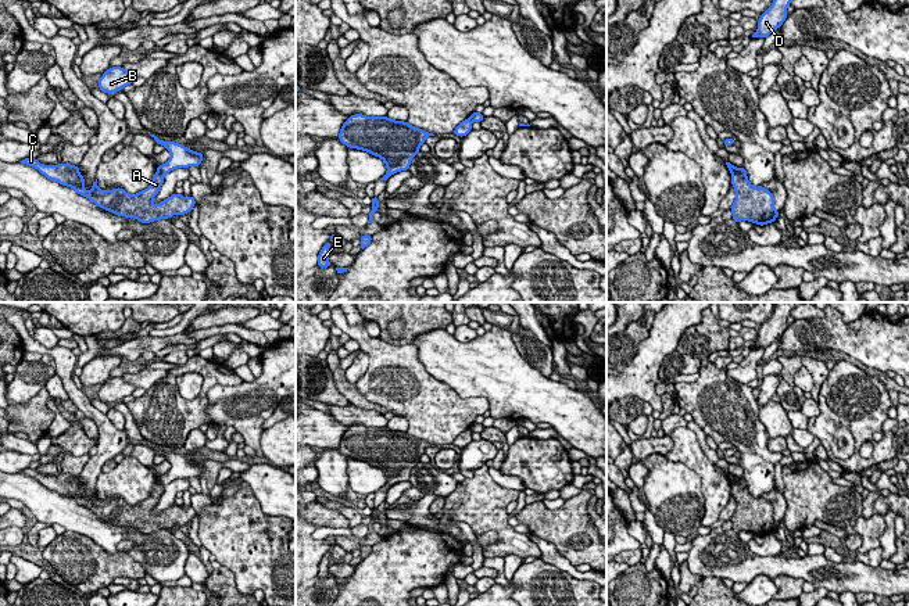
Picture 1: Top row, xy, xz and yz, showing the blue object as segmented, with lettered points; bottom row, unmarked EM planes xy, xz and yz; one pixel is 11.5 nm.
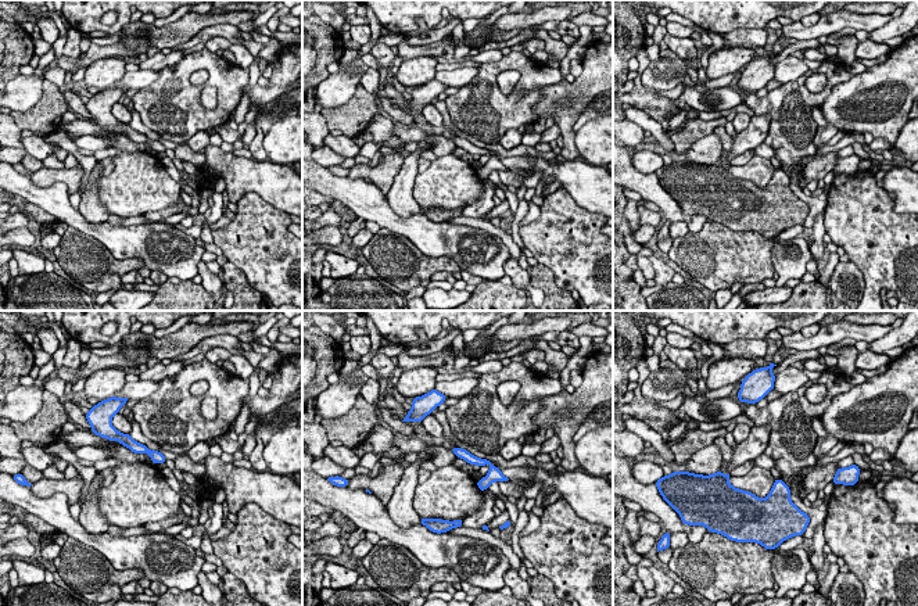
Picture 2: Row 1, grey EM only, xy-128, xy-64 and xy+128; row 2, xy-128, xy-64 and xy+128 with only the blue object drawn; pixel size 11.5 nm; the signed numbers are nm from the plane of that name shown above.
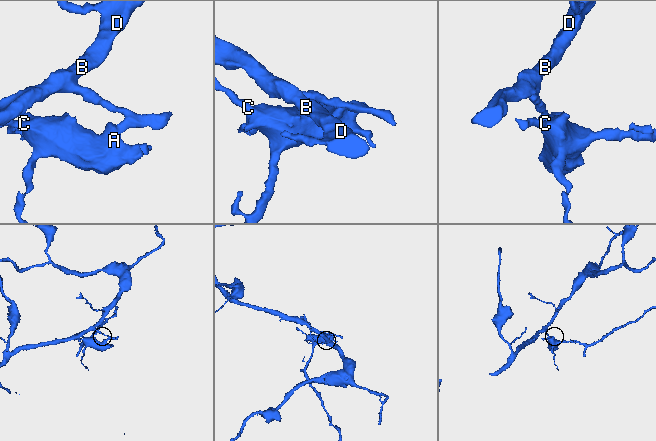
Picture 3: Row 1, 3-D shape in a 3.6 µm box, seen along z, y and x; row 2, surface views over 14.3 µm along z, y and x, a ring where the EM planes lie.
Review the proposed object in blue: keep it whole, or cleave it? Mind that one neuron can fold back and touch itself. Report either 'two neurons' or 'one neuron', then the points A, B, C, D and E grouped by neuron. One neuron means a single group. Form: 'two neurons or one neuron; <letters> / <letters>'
two neurons; A C E / B D

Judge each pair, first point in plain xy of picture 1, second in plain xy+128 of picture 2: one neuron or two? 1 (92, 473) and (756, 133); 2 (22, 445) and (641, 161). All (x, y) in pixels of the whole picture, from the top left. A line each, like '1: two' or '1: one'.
1: one
2: two

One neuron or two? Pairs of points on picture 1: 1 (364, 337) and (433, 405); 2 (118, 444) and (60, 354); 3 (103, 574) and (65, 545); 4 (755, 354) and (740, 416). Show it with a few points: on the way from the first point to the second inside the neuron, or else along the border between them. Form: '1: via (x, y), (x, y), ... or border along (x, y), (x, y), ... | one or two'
1: via (382, 357), (385, 366), (414, 393) | one
2: via (102, 422), (75, 395), (65, 376) | one
3: via (93, 569), (88, 567), (75, 555) | one
4: border along (726, 370), (730, 377), (747, 384) | two

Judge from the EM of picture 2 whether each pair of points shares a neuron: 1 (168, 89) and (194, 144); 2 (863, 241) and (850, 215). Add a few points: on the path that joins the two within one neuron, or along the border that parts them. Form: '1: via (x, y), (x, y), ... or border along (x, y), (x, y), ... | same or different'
1: border along (205, 129), (198, 129), (186, 142) | different
2: via (863, 235), (863, 228), (857, 222) | same

